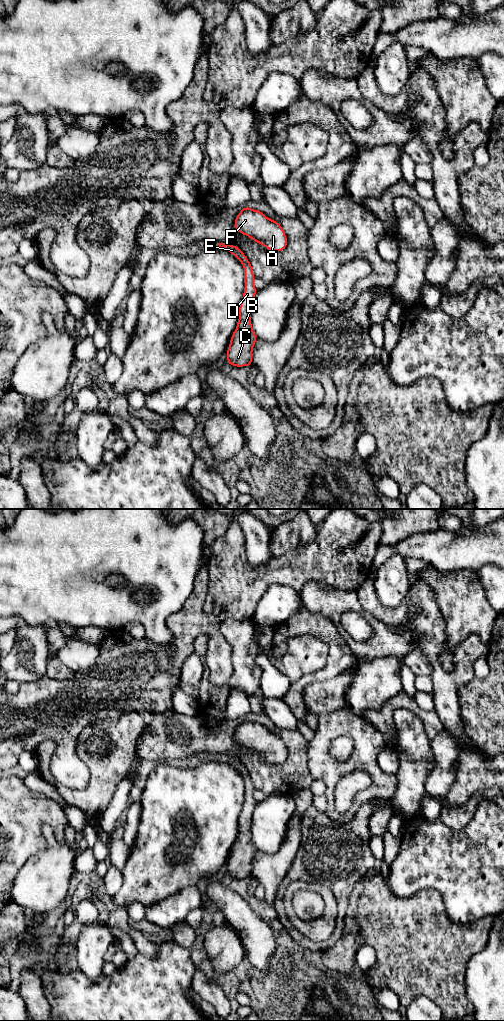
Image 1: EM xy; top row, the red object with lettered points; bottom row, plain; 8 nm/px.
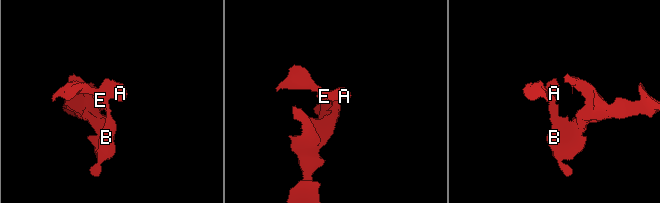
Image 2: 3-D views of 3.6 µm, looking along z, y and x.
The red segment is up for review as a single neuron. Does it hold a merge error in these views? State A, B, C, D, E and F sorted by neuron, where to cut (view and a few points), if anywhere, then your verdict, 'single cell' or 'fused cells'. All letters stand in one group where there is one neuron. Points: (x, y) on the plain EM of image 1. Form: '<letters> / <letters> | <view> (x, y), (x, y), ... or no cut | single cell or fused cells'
A B C D E F | no cut | single cell

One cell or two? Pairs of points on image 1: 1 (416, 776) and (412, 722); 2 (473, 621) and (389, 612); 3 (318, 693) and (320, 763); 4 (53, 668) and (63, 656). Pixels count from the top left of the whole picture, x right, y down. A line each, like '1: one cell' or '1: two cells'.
1: one cell
2: two cells
3: two cells
4: two cells

